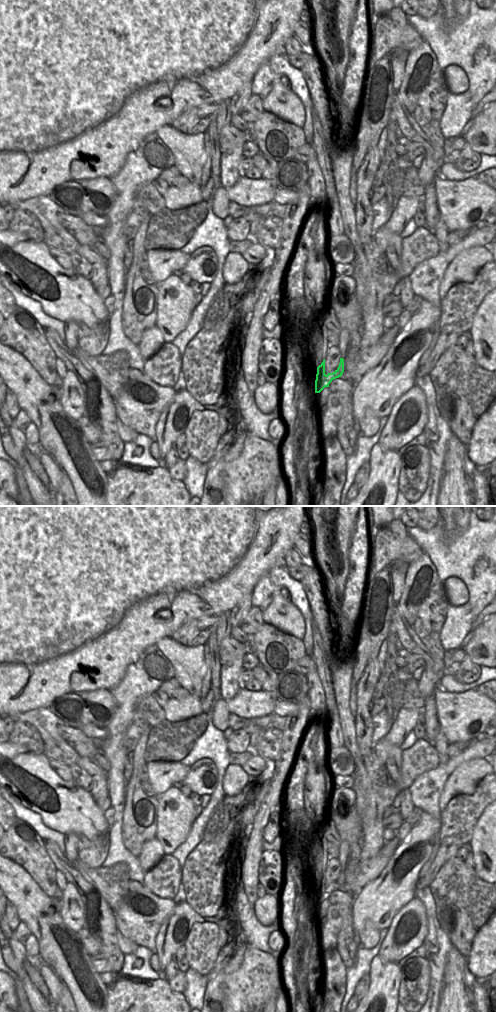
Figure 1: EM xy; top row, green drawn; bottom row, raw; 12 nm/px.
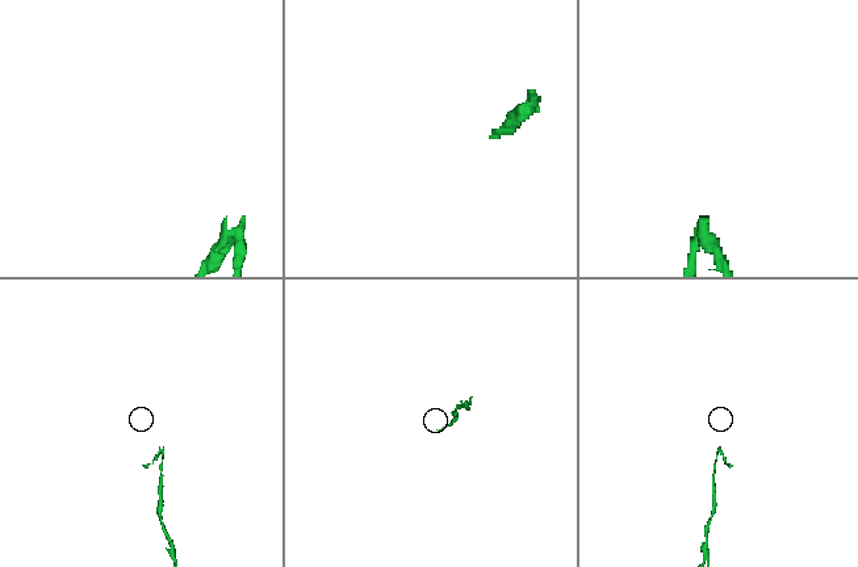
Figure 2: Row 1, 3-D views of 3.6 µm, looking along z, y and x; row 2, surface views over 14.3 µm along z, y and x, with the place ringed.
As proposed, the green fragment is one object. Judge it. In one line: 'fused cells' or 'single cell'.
fused cells

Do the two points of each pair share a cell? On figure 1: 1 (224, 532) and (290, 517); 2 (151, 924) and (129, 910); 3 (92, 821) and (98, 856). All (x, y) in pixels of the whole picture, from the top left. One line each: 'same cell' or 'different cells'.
1: same cell
2: same cell
3: different cells

